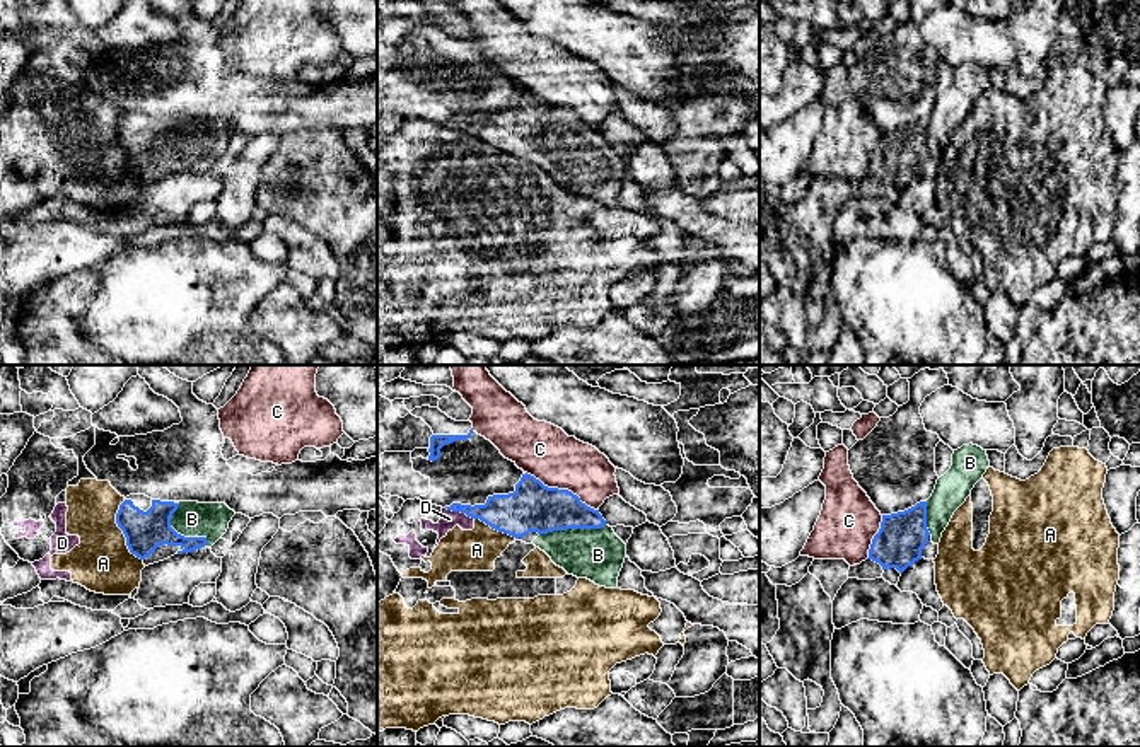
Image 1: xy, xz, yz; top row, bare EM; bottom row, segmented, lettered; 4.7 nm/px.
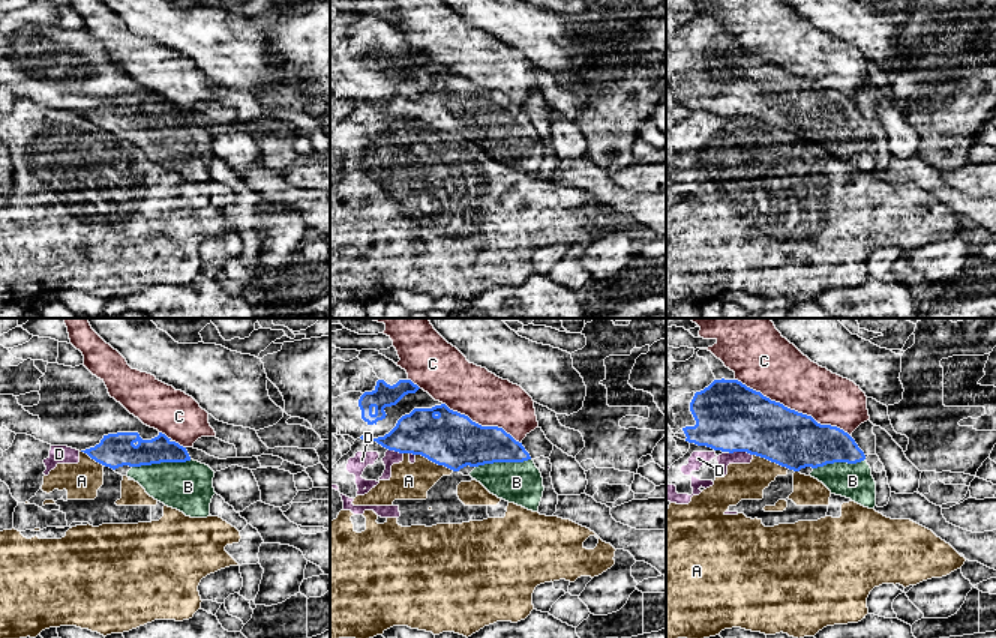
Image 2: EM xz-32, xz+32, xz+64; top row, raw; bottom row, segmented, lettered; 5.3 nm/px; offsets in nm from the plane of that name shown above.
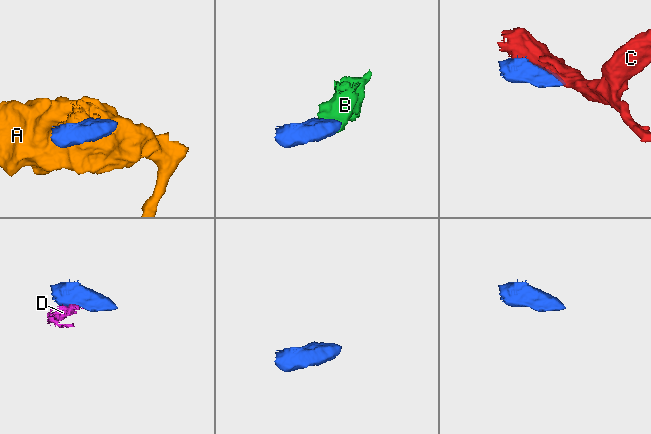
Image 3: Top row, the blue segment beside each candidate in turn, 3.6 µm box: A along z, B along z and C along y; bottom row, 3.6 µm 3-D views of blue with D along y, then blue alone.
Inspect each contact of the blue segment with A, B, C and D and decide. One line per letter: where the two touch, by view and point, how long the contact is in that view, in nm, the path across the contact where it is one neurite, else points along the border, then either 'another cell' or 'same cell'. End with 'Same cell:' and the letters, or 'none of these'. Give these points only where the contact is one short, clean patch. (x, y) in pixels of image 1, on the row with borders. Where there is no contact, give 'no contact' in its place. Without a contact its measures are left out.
A: contact xy (123, 532); length 300 nm; another cell
B: contact xy (176, 532); length 260 nm; way xy (145, 531), (176, 532), (191, 519); same cell
C: contact xz (562, 490); length 400 nm; another cell
D: contact xz (461, 512); length 160 nm; border xz (446, 507), (475, 519); another cell
Same cell: B

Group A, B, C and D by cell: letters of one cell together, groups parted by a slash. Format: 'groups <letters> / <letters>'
groups A D / B / C

